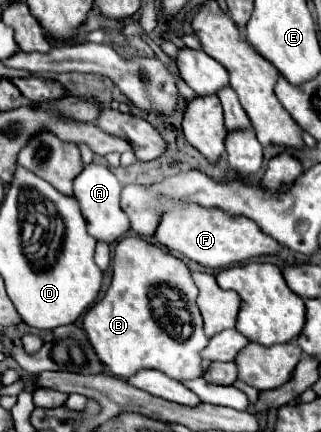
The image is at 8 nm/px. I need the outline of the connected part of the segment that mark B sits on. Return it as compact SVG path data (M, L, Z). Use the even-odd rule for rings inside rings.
M122 238L116 244L114 276L106 296L84 316L84 330L100 362L120 380L138 370L160 370L174 380L194 380L204 374L200 352L208 346L202 316L196 306L198 288L186 264L142 238ZM160 286L176 288L176 296L152 292Z

